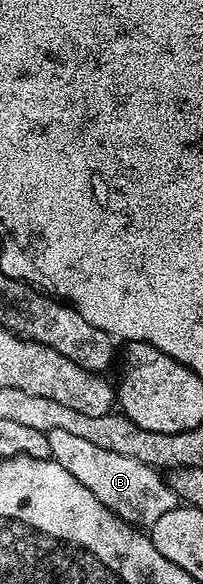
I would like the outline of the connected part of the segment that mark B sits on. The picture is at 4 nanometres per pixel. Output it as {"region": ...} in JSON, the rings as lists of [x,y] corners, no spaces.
{"region":[[[56,428],[48,434],[50,457],[60,468],[72,472],[100,504],[104,504],[116,516],[120,516],[131,526],[149,528],[164,516],[164,512],[172,512],[180,504],[180,500],[166,483],[165,477],[155,467],[145,466],[140,460],[132,460],[132,456],[120,456],[120,452],[108,452],[108,448],[96,448],[88,440],[63,432]]]}

